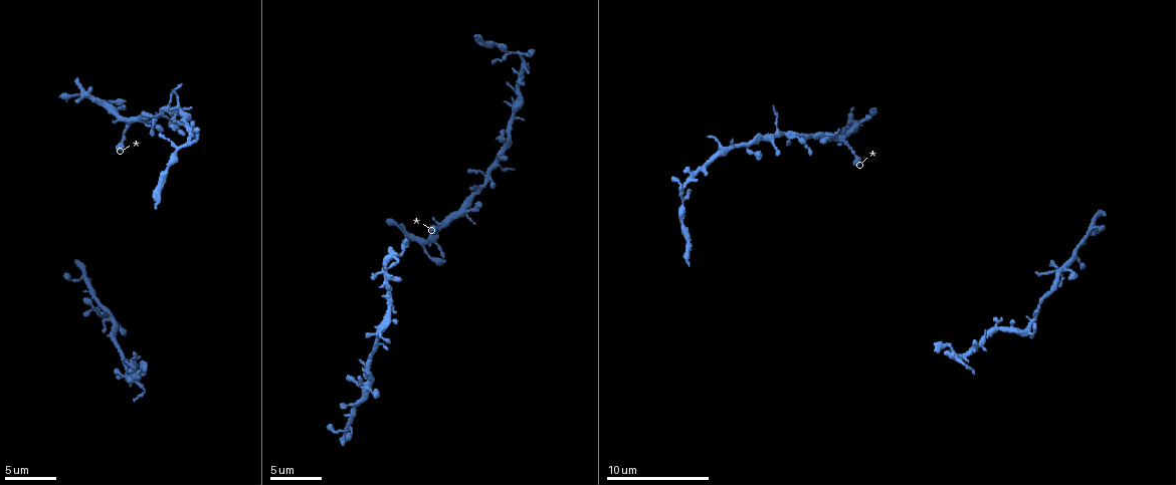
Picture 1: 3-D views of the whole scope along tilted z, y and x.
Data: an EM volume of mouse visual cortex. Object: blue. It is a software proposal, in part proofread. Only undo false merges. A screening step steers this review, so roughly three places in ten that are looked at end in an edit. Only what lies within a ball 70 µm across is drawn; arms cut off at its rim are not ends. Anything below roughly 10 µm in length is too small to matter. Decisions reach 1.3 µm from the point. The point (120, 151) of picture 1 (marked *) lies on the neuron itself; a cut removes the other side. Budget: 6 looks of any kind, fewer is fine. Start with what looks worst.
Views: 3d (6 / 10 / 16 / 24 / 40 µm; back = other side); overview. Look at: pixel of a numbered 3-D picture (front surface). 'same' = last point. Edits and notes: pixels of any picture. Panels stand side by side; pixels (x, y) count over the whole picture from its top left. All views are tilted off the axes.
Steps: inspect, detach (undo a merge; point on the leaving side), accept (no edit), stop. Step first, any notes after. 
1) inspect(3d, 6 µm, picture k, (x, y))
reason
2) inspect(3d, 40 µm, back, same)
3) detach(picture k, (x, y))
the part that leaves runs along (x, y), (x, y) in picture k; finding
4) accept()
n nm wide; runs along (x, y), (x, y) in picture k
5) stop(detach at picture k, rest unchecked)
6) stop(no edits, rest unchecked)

inspect(3d, 16 µm, picture 1, (1056, 273))
four or more arms meet

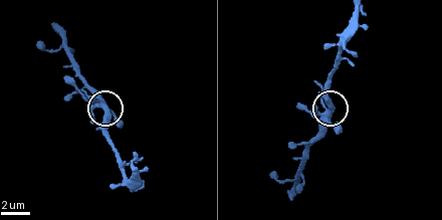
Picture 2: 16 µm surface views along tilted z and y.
accept()
350 nm wide; all the same neuron

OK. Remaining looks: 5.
inspect(3d, 10 µm, picture 1, (376, 337))
three-way junction

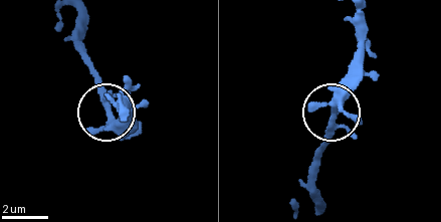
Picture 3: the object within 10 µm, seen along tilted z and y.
inspect(3d, 10 µm, back, picture 3, (106, 109))

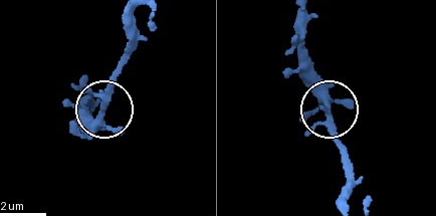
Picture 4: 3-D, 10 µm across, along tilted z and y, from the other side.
accept()
3 arms; one neuron here

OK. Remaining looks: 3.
inspect(3d, 6 µm, picture 1, (491, 167))
four arms meet

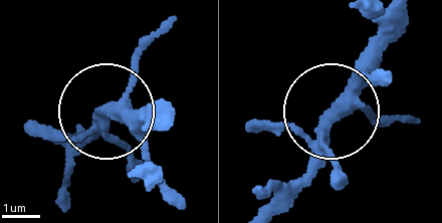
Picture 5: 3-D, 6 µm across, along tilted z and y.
accept()
runs along (285, 200), (308, 169), (315, 132), (395, 24) in picture 5; all the same neuron

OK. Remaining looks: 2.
stop(no edits, rest unchecked)

